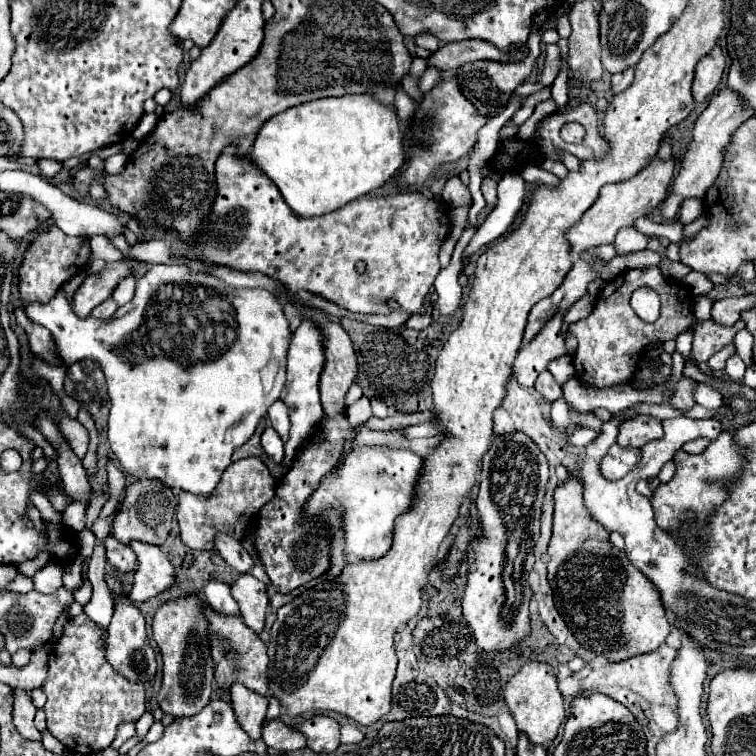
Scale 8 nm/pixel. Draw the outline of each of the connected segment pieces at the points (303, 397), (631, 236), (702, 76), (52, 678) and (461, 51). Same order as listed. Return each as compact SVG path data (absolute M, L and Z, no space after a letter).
M312 319L302 321L302 325L296 329L290 349L288 349L288 373L286 373L286 385L282 391L282 401L288 407L290 413L290 439L284 445L284 463L288 465L298 447L312 435L314 427L318 425L318 421L322 419L322 405L320 405L320 391L318 391L318 381L320 381L320 373L324 369L324 337L322 337L322 329L318 327L318 323L314 323Z
M624 227L616 235L614 249L620 257L626 257L626 255L636 253L636 251L644 251L646 249L646 237L642 233L638 233L634 227Z
M718 45L706 57L702 57L698 61L696 71L694 71L694 81L692 81L694 101L704 101L714 93L716 85L720 83L724 65L726 65L724 55L722 55L722 49Z
M84 613L64 627L60 641L54 645L42 690L48 697L44 705L48 731L70 751L82 755L110 747L118 725L138 721L146 711L144 685L132 683L126 677L114 677L114 669L108 669L108 661L104 657L100 629Z
M460 41L460 43L446 43L436 53L432 53L426 61L430 67L436 67L440 71L458 69L464 63L480 61L480 59L494 59L494 61L520 61L528 55L528 49L514 51L512 57L506 57L504 53L498 53L498 49L486 41Z

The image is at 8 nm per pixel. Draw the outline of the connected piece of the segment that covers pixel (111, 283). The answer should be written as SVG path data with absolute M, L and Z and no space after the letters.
M126 261L106 263L106 267L100 273L88 275L84 279L84 283L80 285L80 289L76 291L76 295L72 299L72 311L80 319L88 317L96 305L100 305L102 301L112 297L118 281L122 281L130 275L132 275L132 269Z

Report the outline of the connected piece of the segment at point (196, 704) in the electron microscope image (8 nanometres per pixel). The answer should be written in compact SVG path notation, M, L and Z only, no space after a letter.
M186 595L162 605L154 615L154 641L162 653L162 685L156 695L162 713L174 719L192 717L200 713L212 695L214 665L210 659L210 647L206 637L206 619L202 615L202 599L198 595Z

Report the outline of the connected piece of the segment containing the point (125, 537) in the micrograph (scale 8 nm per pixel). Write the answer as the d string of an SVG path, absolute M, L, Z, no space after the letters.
M134 481L126 487L124 499L122 499L122 511L114 517L112 525L112 537L120 543L128 545L130 541L142 541L150 545L162 545L172 529L172 517L176 511L176 497L170 487L166 487L162 481Z

